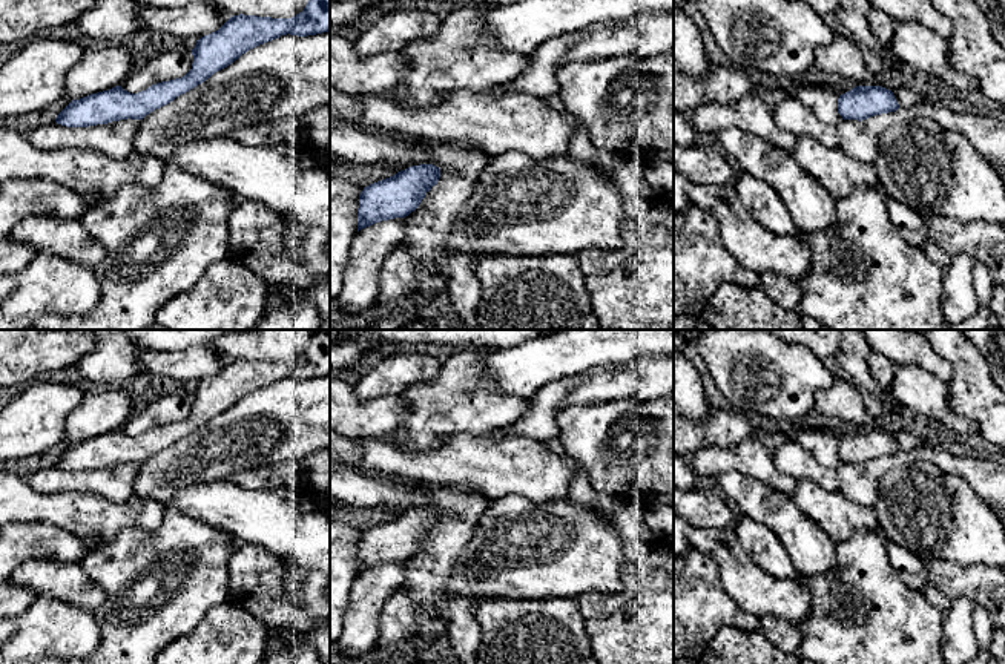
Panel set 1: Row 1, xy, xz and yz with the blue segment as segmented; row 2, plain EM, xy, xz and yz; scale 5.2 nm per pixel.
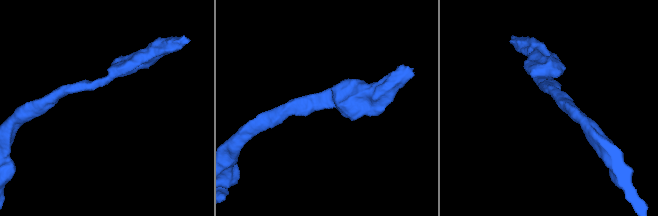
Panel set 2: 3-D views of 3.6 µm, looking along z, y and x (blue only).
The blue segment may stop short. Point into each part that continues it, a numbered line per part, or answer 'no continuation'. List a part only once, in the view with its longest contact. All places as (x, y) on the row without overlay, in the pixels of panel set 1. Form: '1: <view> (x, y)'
no continuation

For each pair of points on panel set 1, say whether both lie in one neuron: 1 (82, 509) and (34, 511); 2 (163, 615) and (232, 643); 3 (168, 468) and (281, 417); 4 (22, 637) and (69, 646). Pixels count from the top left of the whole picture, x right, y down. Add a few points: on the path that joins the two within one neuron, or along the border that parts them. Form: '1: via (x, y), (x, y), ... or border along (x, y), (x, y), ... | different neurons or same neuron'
1: via (69, 511), (46, 511) | same neuron
2: border along (223, 603), (217, 603), (194, 629), (166, 647) | different neurons
3: via (195, 457), (209, 454), (253, 433) | same neuron
4: via (34, 637), (57, 637) | same neuron

